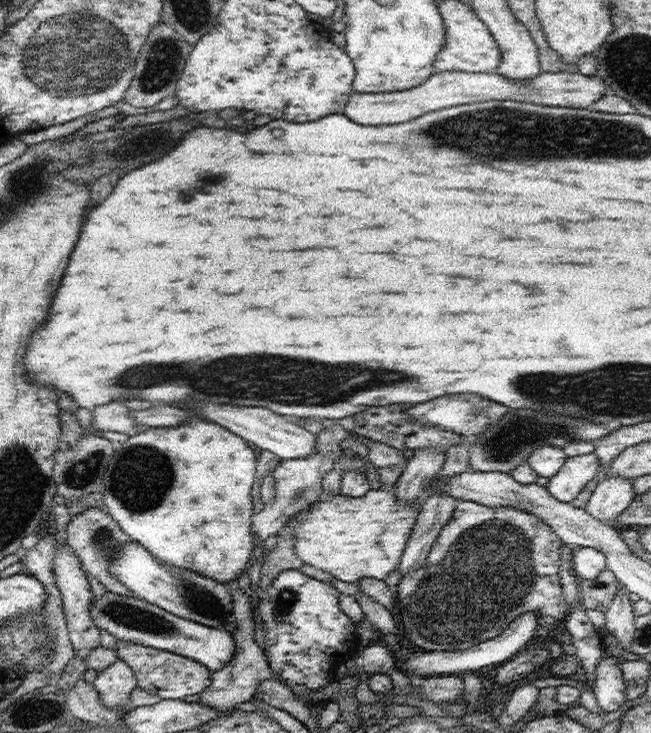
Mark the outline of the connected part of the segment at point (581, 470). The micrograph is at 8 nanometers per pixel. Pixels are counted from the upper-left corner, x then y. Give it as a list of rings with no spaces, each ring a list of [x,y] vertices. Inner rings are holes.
[[[594,451],[585,455],[567,457],[563,467],[550,477],[548,492],[562,502],[571,503],[578,493],[594,480],[599,471],[600,459]]]

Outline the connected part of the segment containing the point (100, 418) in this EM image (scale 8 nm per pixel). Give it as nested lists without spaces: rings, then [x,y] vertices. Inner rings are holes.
[[[112,401],[106,404],[95,406],[93,411],[94,415],[92,420],[92,431],[97,429],[104,431],[112,430],[116,432],[123,432],[124,434],[128,434],[130,437],[138,433],[136,432],[136,429],[134,429],[134,427],[138,425],[138,422],[129,415],[130,410],[122,401]]]

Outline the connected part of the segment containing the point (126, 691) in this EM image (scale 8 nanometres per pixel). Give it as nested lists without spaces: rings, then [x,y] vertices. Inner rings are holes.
[[[118,658],[114,664],[101,670],[93,683],[104,704],[116,712],[122,712],[123,708],[130,707],[129,696],[137,687],[137,678],[130,665]]]

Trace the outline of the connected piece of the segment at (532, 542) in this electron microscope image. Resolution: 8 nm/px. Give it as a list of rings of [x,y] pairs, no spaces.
[[[472,500],[459,501],[454,510],[454,515],[439,532],[436,542],[432,545],[425,565],[418,568],[418,570],[403,574],[403,577],[394,589],[398,592],[398,595],[395,595],[397,621],[403,625],[408,638],[412,640],[412,644],[415,644],[417,647],[419,646],[424,651],[463,651],[485,640],[497,637],[503,630],[508,628],[508,625],[517,616],[524,613],[538,613],[538,630],[536,630],[533,640],[530,641],[545,644],[545,641],[550,641],[553,638],[553,630],[556,630],[558,626],[563,626],[565,616],[568,614],[568,608],[571,606],[562,595],[562,585],[558,576],[561,554],[560,546],[562,545],[563,542],[560,540],[560,537],[555,534],[548,524],[528,512],[510,507],[496,507],[496,509],[492,509]]]

